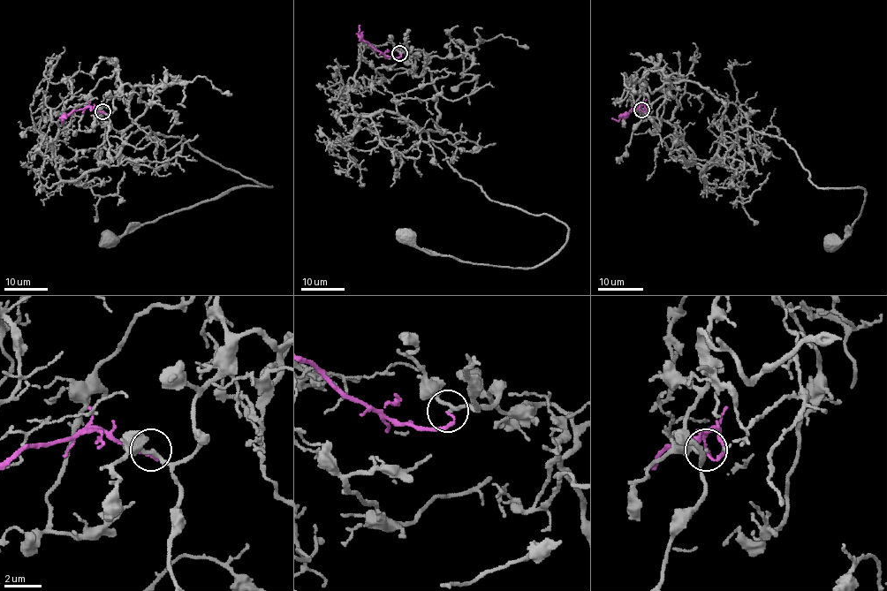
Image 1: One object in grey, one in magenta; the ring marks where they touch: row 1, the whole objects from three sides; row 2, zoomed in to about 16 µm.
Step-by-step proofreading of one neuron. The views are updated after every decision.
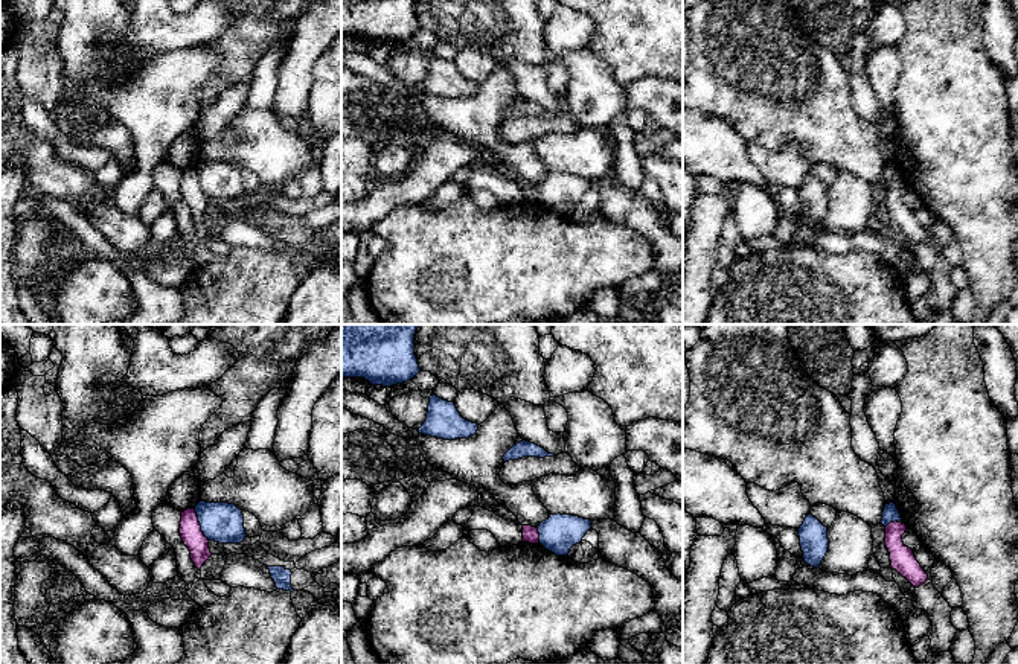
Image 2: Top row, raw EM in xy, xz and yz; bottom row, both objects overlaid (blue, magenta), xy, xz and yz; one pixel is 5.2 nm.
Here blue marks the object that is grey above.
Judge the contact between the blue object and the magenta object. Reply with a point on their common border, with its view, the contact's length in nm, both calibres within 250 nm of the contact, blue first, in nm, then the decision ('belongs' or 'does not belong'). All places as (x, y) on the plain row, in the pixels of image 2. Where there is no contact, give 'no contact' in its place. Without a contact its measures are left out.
contact xy (200, 183); length 190 nm; calibres 220 and 120 nm; does not belong

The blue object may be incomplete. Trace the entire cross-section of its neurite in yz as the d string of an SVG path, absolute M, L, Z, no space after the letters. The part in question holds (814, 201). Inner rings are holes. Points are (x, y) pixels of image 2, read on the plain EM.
M809 172L799 187L799 196L805 221L818 227L829 209L828 186Z

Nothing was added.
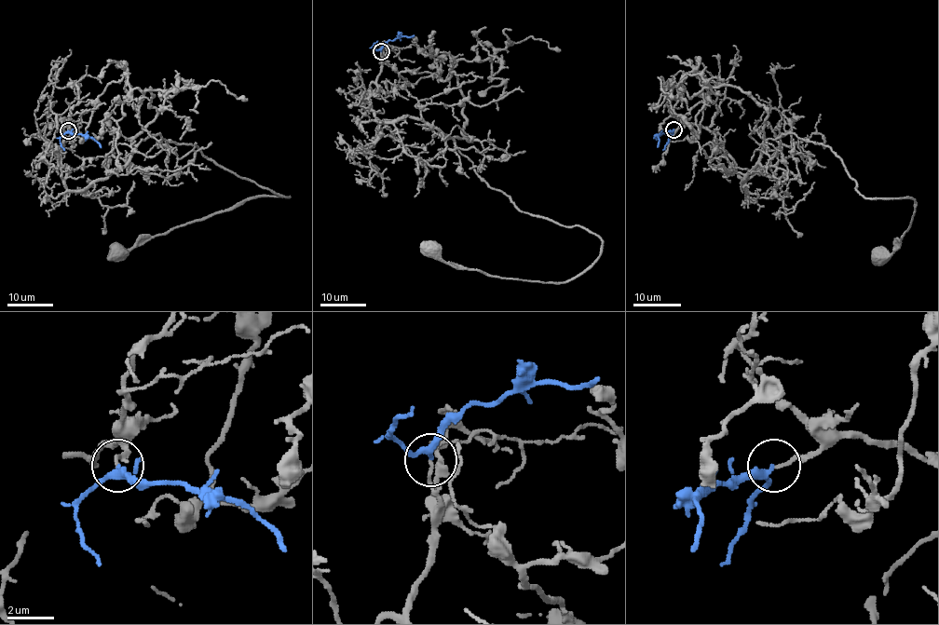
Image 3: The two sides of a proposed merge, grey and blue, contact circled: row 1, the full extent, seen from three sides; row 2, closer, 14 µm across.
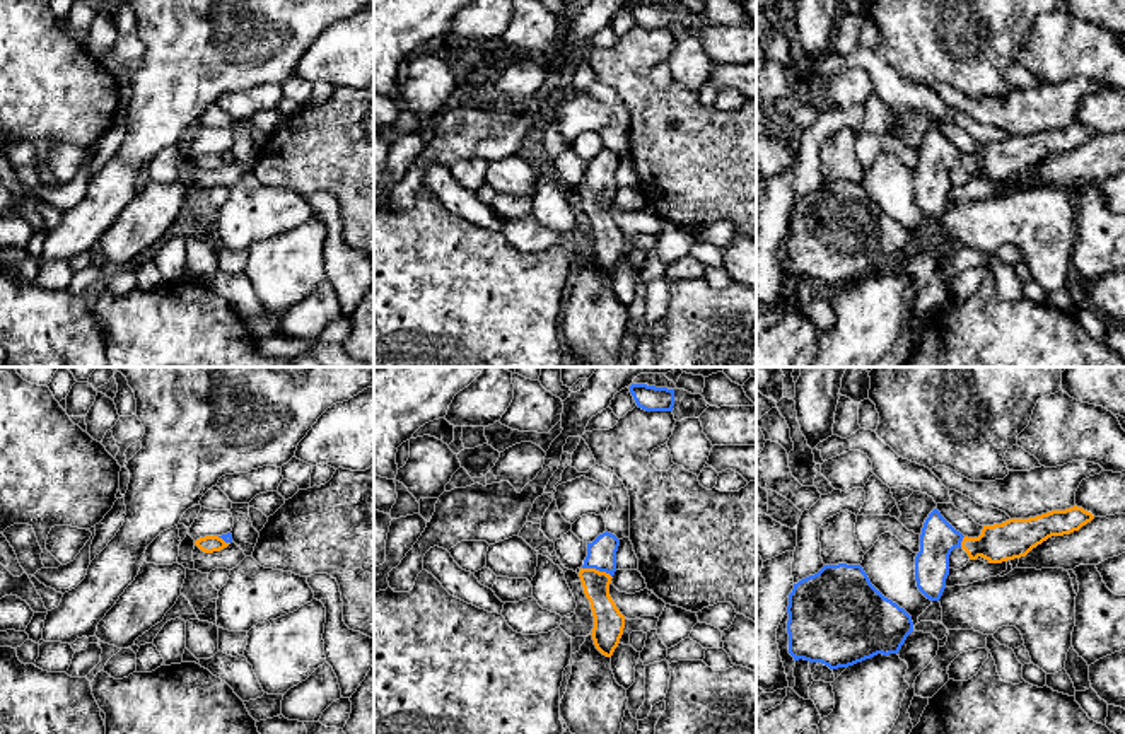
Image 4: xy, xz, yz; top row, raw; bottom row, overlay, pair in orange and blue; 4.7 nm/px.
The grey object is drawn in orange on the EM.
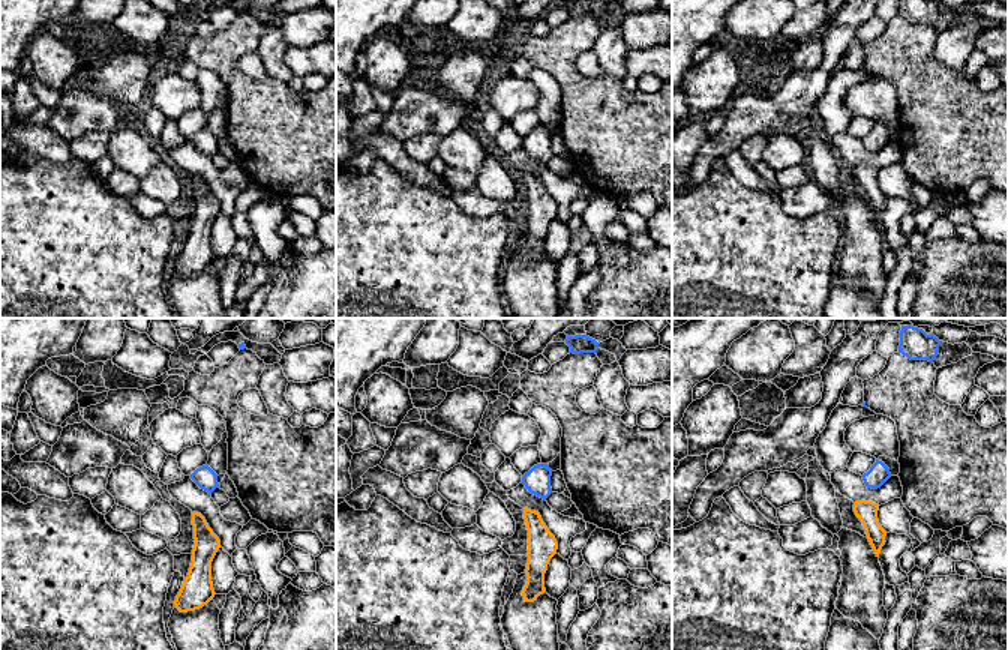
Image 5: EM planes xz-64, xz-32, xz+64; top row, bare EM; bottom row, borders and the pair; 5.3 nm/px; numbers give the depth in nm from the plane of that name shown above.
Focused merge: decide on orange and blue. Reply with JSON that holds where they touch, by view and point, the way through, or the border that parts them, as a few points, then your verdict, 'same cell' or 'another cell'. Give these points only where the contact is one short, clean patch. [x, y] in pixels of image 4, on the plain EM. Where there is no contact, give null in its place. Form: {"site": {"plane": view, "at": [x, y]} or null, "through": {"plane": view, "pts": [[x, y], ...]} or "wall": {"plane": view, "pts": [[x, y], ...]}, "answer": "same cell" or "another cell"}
{"site": {"plane": "xz", "at": [598, 188]}, "through": {"plane": "xz", "pts": [[608, 239], [598, 214], [598, 188], [601, 171]]}, "answer": "same cell"}

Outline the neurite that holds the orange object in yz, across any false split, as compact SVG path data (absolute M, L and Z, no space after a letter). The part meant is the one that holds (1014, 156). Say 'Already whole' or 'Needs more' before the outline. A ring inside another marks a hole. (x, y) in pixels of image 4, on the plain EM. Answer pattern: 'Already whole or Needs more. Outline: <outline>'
Needs more. Outline: M1074 123L1029 137L1009 137L1002 142L983 143L978 155L968 155L934 126L924 140L920 169L915 174L917 205L927 217L941 217L949 193L949 172L954 166L963 166L970 178L982 174L988 181L1002 181L1026 174L1052 154L1079 149L1093 137L1091 130Z

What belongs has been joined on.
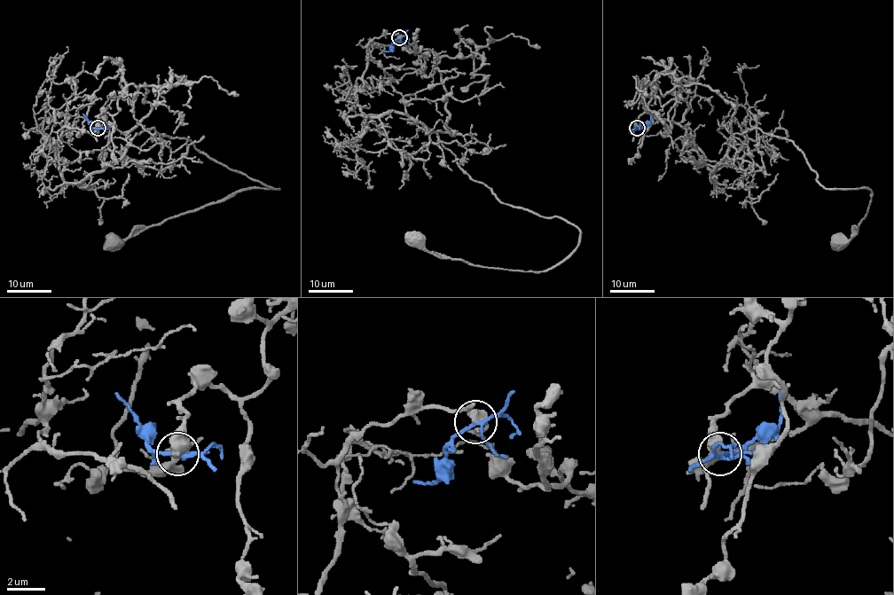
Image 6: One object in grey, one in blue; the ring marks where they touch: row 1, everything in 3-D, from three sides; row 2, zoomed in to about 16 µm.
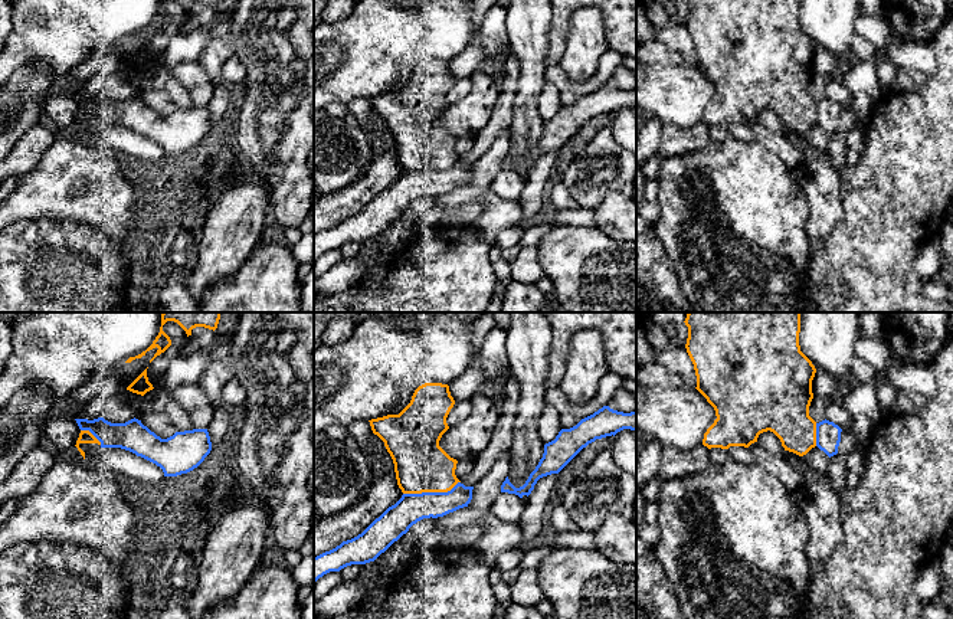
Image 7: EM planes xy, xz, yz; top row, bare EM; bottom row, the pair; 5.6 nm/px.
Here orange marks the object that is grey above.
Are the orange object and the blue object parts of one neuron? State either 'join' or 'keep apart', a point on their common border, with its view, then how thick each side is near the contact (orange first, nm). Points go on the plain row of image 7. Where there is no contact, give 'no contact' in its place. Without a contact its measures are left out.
keep apart; meets orange in xz at (431, 169); 300 nm thick on the orange side, 170 nm on the other

